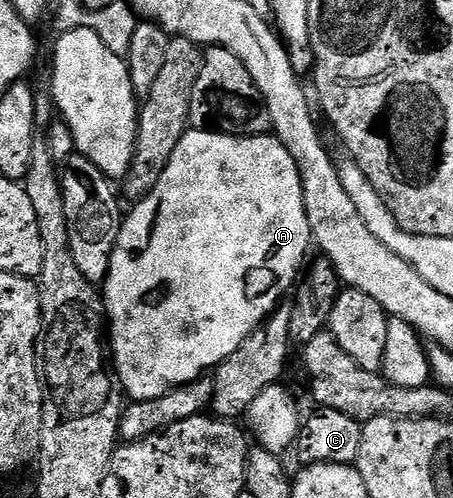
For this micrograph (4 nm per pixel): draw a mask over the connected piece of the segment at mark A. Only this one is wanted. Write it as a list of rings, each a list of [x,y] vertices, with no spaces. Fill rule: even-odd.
[[[190,128],[183,139],[179,139],[179,147],[175,147],[159,183],[155,183],[148,195],[142,197],[132,208],[122,220],[113,254],[109,257],[109,273],[103,282],[103,300],[107,329],[111,334],[111,361],[117,370],[117,376],[121,378],[122,390],[133,401],[150,401],[206,376],[218,365],[222,365],[231,354],[239,351],[243,339],[250,337],[261,326],[261,322],[282,304],[281,296],[289,288],[289,292],[294,288],[299,277],[297,268],[306,264],[305,252],[311,249],[311,238],[307,211],[303,207],[303,187],[299,171],[295,167],[295,159],[287,155],[287,147],[283,147],[283,143],[279,143],[272,135],[235,137],[228,133]]]

